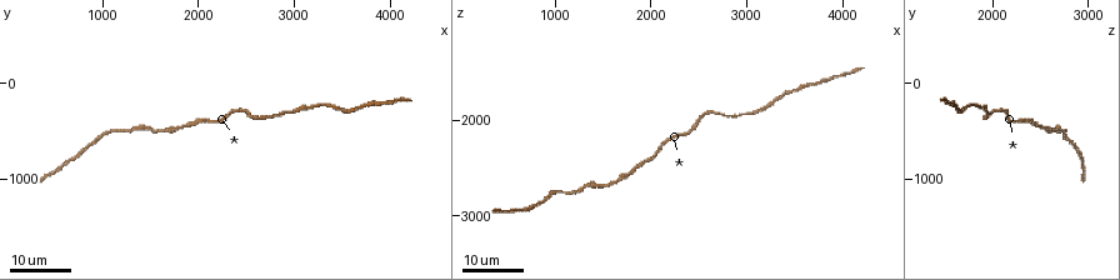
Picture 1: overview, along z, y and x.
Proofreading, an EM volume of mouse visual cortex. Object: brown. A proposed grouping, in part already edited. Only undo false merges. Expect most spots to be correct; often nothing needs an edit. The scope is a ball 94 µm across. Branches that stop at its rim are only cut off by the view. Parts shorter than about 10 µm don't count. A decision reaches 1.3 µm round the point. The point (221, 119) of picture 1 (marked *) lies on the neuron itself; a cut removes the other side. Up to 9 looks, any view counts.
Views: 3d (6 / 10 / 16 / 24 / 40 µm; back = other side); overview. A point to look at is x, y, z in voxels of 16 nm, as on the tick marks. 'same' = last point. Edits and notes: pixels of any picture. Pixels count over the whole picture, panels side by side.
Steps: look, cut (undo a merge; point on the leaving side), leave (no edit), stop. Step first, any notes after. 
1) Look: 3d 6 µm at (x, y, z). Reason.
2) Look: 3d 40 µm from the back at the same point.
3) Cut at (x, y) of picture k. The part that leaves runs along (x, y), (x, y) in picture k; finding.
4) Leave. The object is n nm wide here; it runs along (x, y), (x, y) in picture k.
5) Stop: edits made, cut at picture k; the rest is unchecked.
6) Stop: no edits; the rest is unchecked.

Look: 3d 16 µm at (1840, 480, 2540). Sudden change in width.

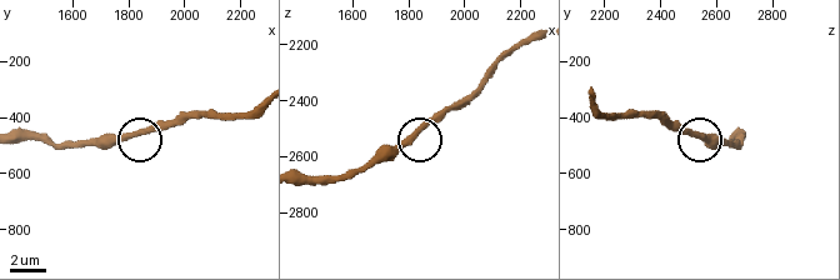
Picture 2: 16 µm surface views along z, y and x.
Look: 3d 10 µm at (1810, 460, 2530). Closer look.

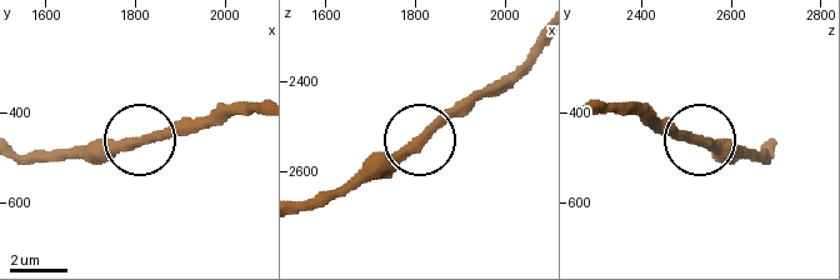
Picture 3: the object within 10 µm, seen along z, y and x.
Leave. The object is 340 nm wide here; it runs along (533, 54), (446, 111), (363, 180) in picture 3; one neuron here.

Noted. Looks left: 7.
Look: 3d 24 µm at (1460, 480, 2700). Calibre changes.

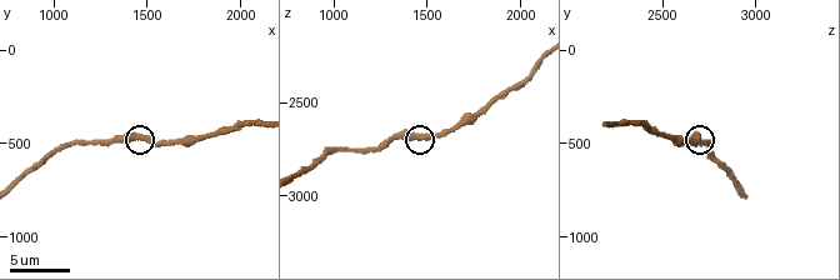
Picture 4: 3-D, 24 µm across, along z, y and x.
Look: 3d 6 µm at (1480, 460, 2680). Zoom in.

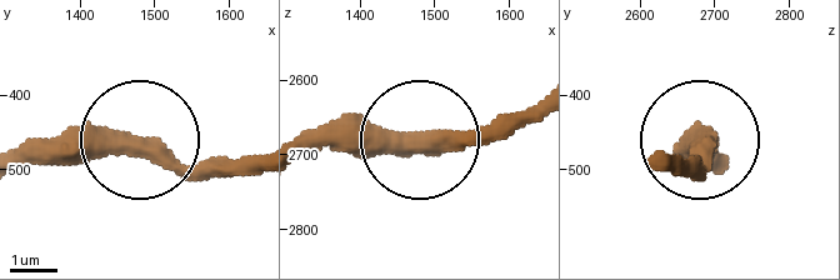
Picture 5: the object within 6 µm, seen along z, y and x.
Leave. It runs along (531, 108), (460, 135), (309, 135) in picture 5; continuous, no second neuron.

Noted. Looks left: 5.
Look: 3d 10 µm at (1120, 480, 2740). Thin neck.

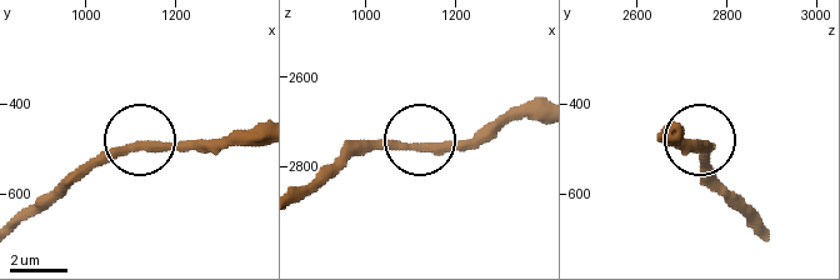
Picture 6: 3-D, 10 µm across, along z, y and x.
Look: 3d 6 µm at (1100, 495, 2755).

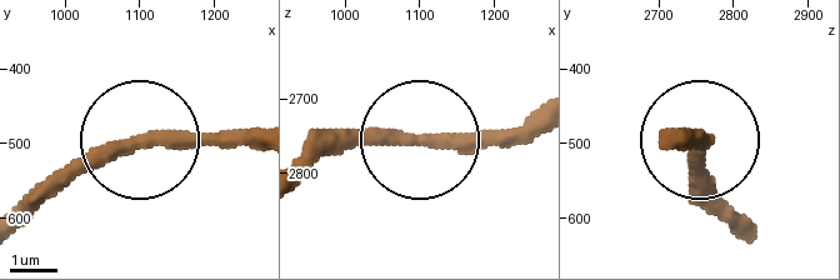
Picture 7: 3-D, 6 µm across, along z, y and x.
Leave. It runs along (249, 133), (105, 145), (38, 189) in picture 7; all the same neuron.

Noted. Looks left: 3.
Look: 3d 24 µm at (700, 800, 2960). Calibre changes.

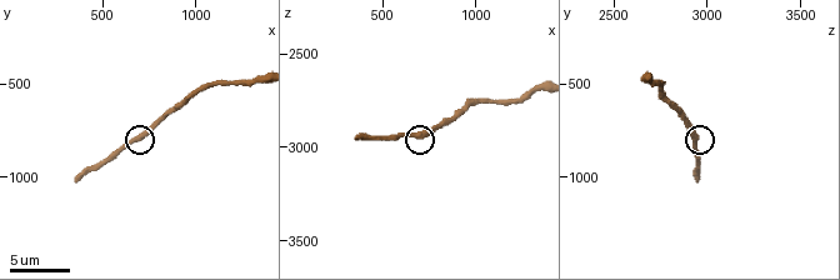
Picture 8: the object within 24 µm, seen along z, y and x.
Look: 3d 6 µm at (700, 780, 2920). Closer look.

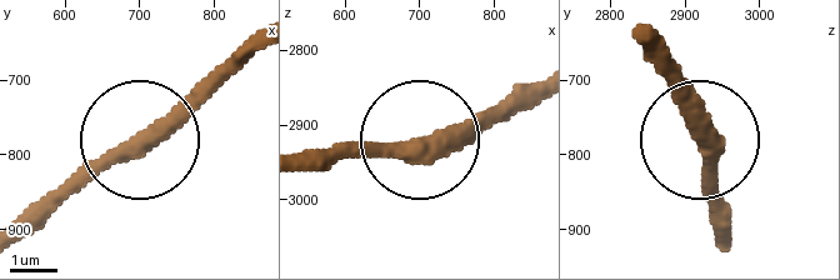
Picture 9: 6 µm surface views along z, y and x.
Leave. It runs along (249, 39), (49, 215) in picture 9; one neuron here.

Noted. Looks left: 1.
Stop: no edits; the rest is unchecked.

